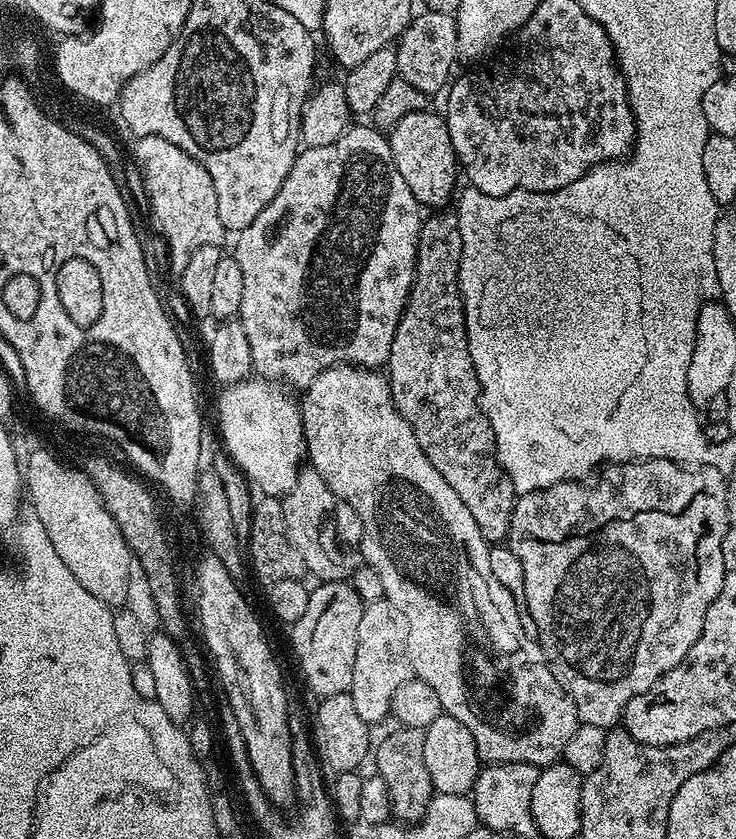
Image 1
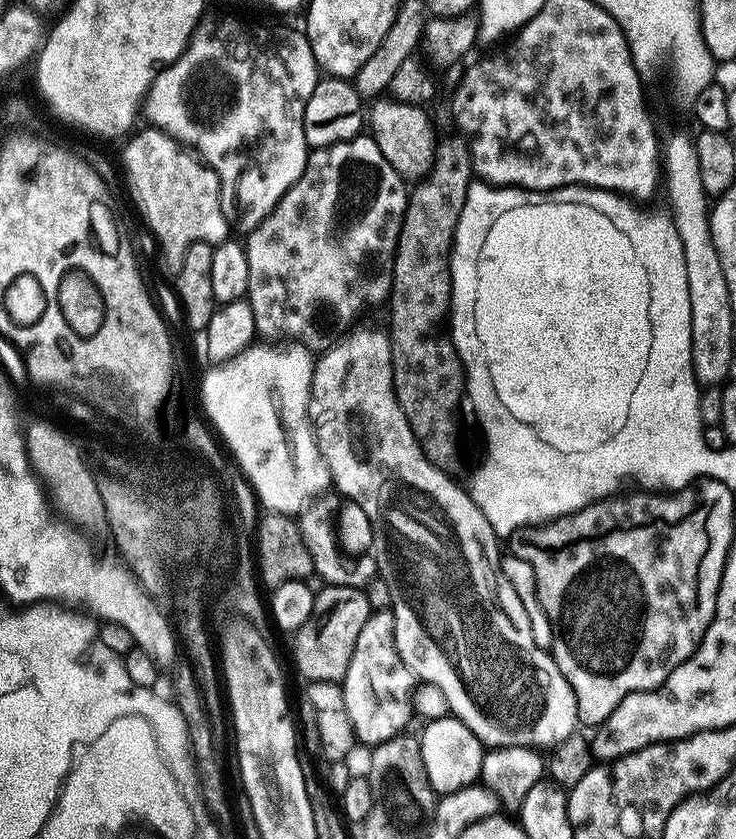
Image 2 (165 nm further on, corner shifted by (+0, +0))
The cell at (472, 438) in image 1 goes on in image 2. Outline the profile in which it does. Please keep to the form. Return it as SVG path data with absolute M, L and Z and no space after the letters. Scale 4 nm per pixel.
M463 135L448 136L435 145L432 165L425 176L409 191L406 214L396 243L396 257L392 260L392 385L398 402L406 414L406 422L414 430L426 458L434 466L451 469L456 460L456 407L466 392L464 368L447 335L440 336L439 328L450 306L452 279L448 274L448 257L452 248L452 234L458 226L468 188L474 183L472 146Z

